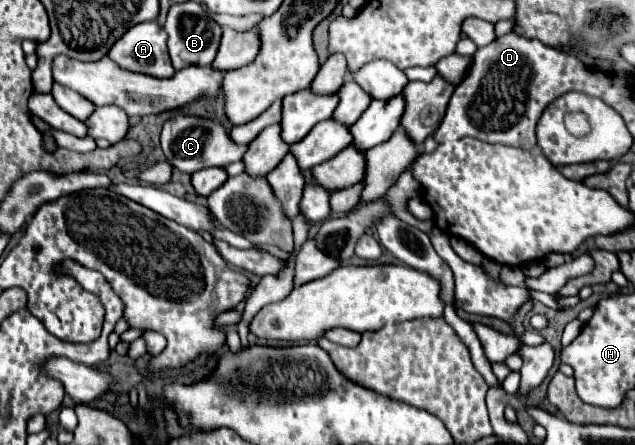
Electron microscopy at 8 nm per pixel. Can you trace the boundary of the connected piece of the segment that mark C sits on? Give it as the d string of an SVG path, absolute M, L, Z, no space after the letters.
M174 115L162 129L162 151L170 165L184 173L200 171L202 167L226 167L236 163L248 151L248 145L238 145L230 139L226 127L214 119L202 119L196 115Z

